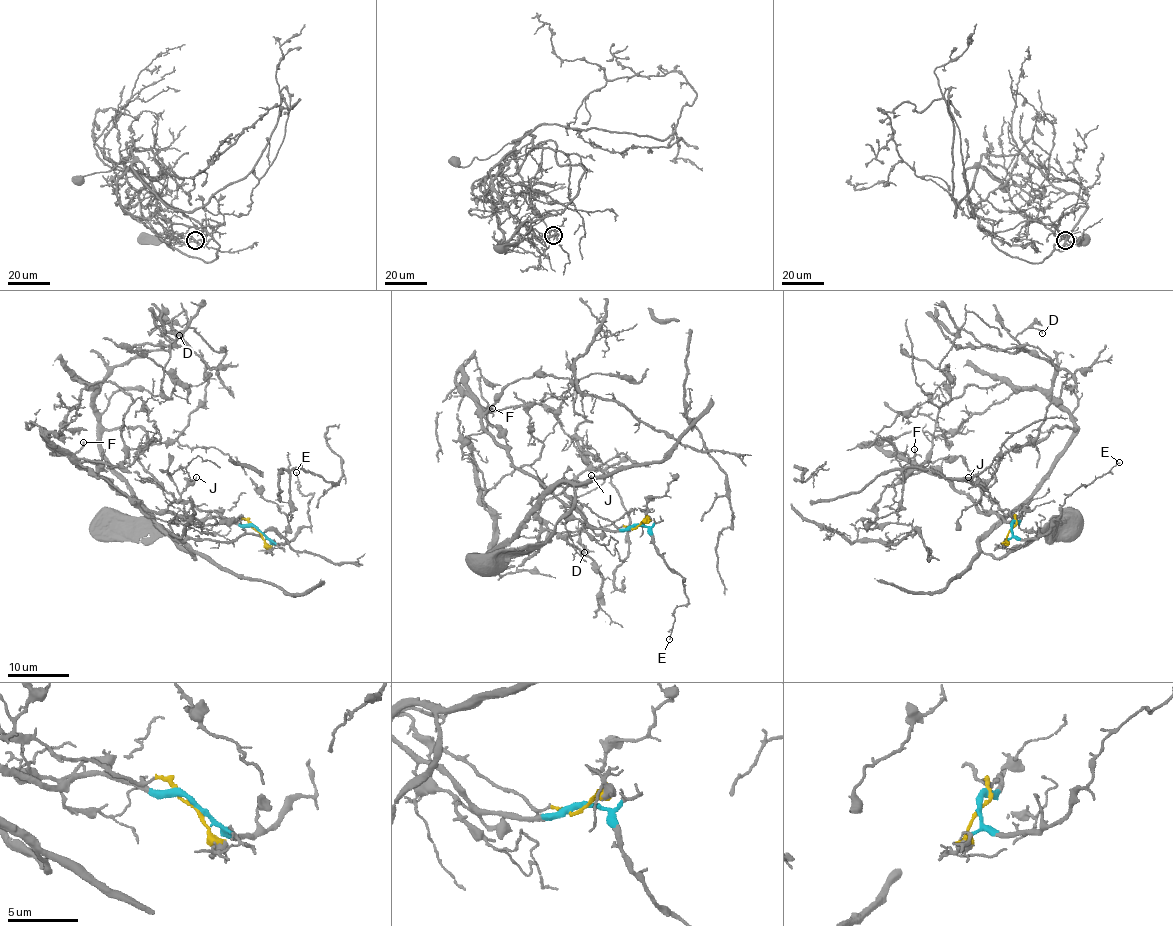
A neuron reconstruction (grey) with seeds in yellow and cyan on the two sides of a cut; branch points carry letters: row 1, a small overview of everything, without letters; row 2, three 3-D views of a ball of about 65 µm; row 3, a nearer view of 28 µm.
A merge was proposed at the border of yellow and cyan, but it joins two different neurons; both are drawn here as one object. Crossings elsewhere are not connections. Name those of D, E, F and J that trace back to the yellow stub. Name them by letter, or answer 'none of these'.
D

